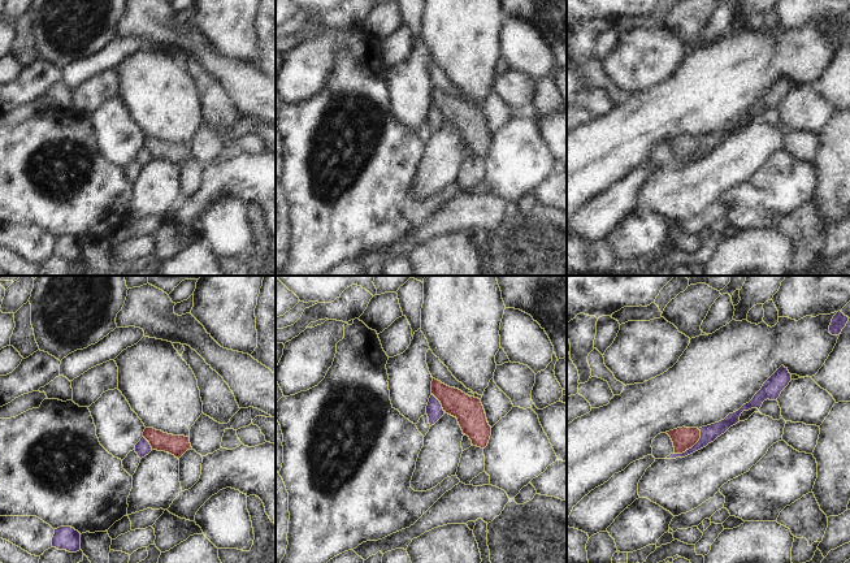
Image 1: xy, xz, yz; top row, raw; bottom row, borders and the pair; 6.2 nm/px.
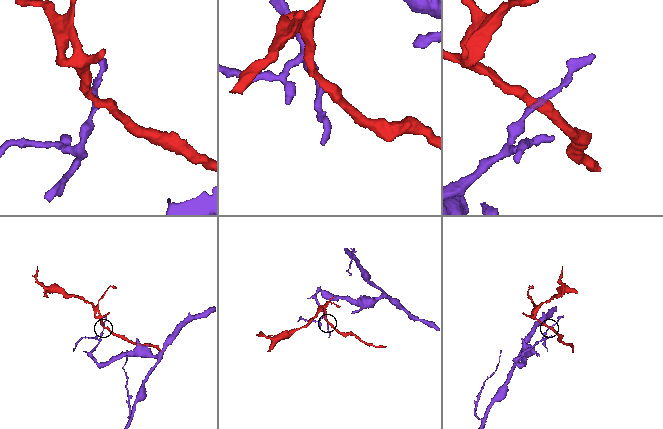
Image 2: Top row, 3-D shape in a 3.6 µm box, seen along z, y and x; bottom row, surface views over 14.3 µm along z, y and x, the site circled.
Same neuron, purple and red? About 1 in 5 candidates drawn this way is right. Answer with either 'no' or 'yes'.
no

